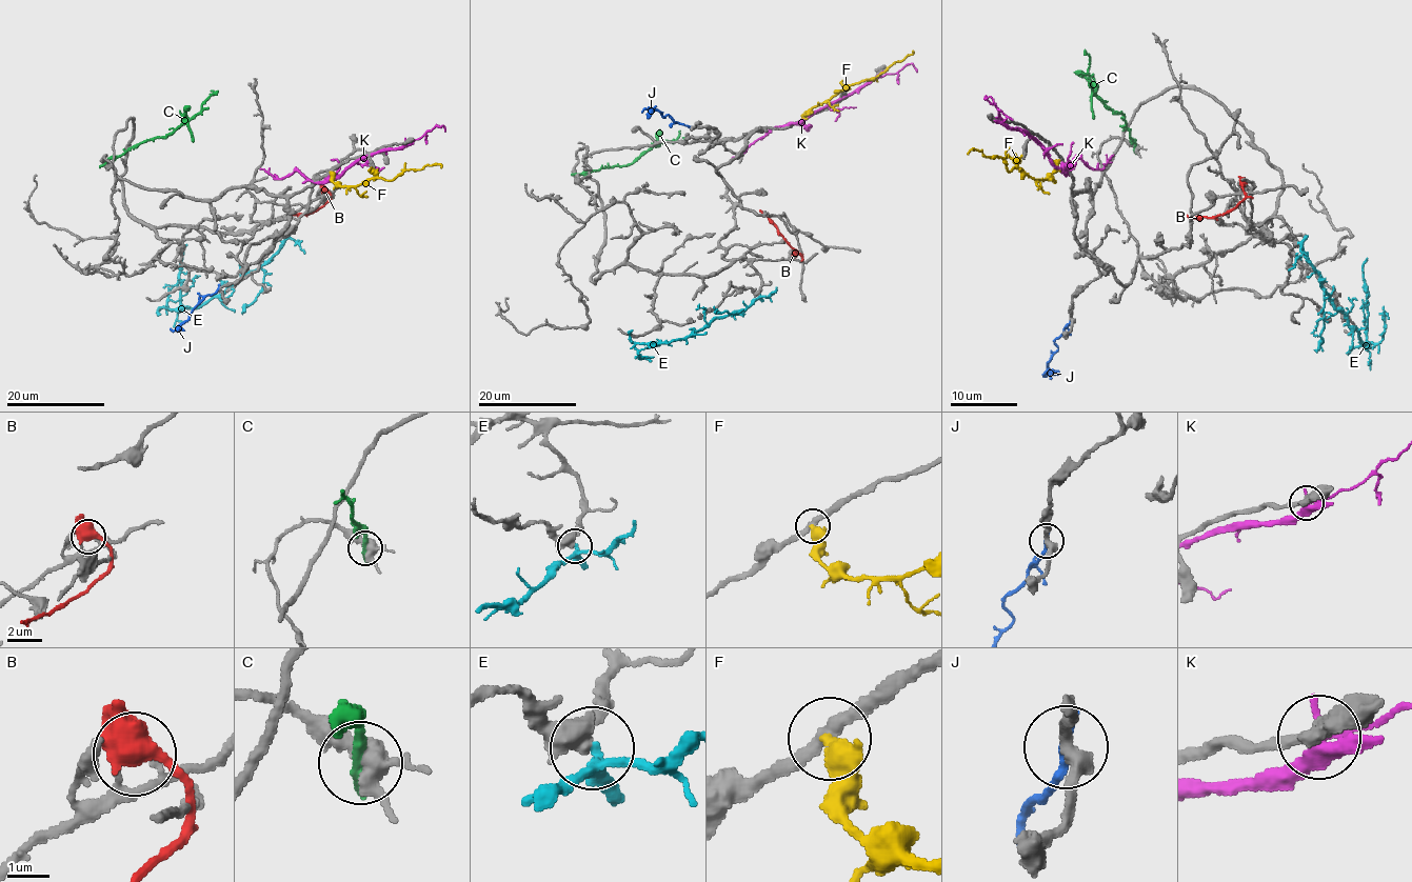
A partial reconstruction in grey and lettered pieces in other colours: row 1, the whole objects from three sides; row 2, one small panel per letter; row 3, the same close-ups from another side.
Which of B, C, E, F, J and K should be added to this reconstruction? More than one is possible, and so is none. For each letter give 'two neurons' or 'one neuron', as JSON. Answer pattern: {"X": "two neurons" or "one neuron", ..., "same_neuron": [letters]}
{"B": "two neurons", "C": "two neurons", "E": "two neurons", "F": "two neurons", "J": "two neurons", "K": "two neurons", "same_neuron": []}

